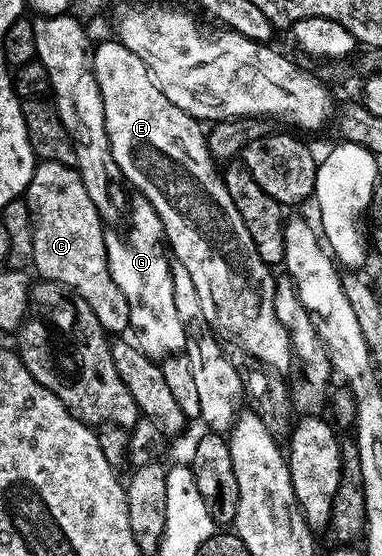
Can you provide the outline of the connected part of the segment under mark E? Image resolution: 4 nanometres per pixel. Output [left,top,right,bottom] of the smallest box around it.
[92,38,295,374]

